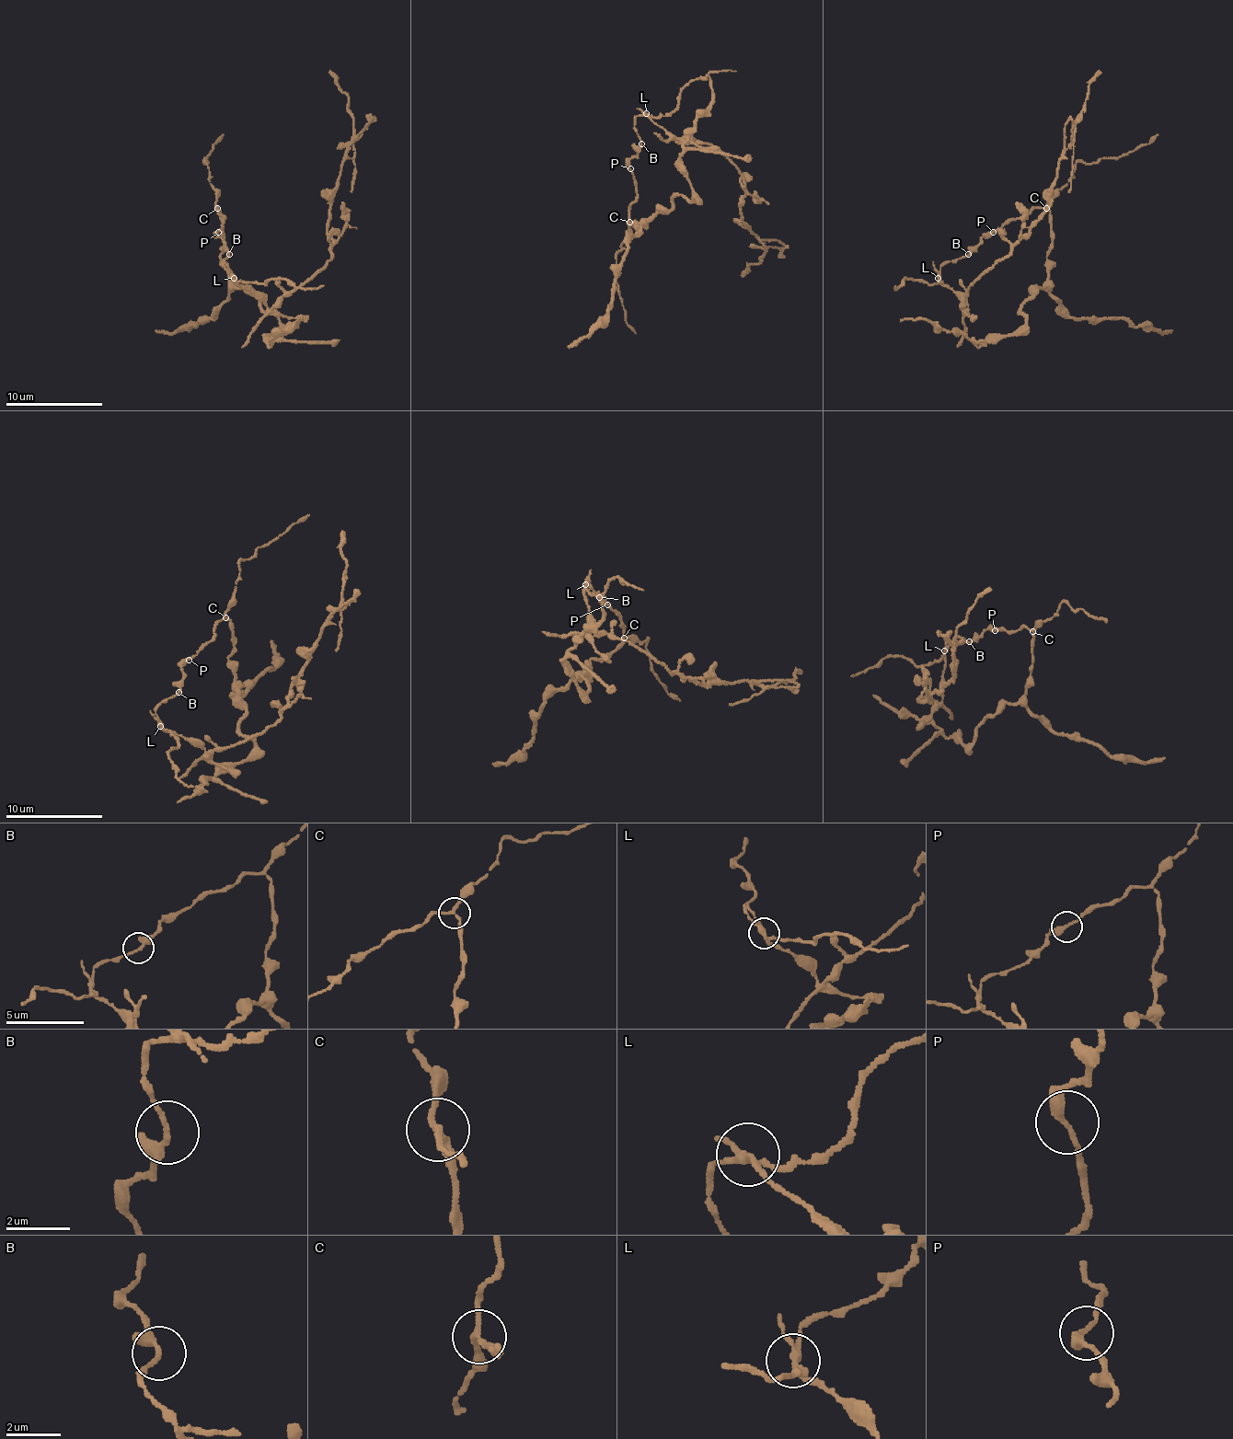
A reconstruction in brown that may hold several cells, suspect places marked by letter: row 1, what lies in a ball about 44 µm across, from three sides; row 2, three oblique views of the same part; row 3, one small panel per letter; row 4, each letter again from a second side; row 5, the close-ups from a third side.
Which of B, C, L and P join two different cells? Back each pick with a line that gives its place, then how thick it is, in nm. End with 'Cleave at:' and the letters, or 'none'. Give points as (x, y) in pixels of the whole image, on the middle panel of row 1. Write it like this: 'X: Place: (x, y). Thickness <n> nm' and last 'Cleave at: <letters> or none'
C: Place: (629, 222). Thickness 180 nm
L: Place: (646, 113). Thickness 200 nm
Cleave at: C, L

